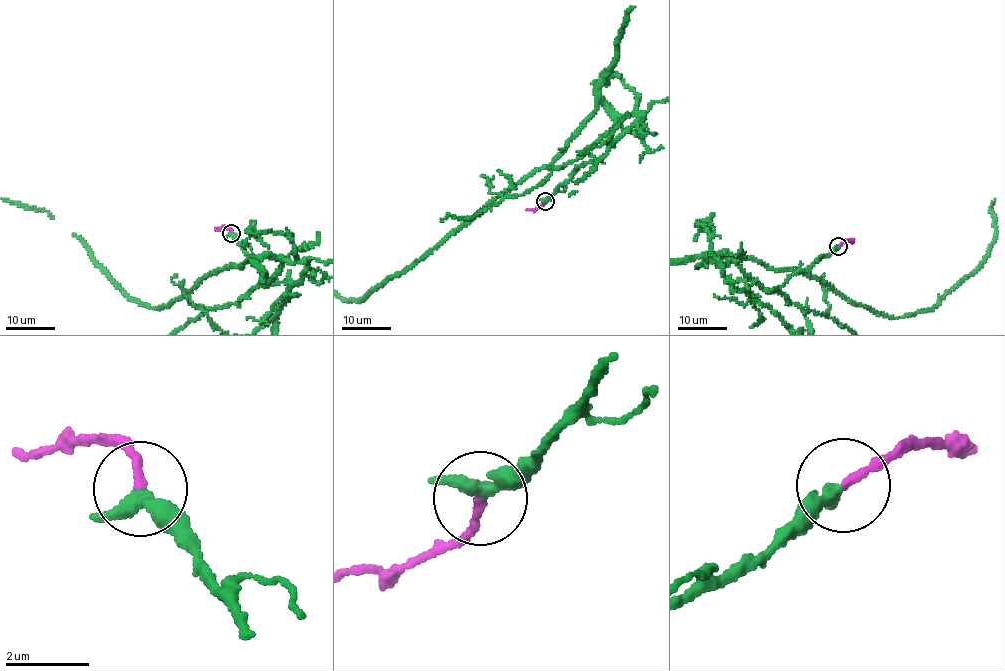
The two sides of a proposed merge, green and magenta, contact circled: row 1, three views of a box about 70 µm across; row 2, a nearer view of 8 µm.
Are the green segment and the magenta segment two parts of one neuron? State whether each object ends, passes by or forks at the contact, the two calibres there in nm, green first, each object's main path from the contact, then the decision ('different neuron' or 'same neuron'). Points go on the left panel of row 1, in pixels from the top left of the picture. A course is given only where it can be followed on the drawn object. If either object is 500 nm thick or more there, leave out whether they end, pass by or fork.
green passes by; magenta ends there; 320 nm thick on the green side, 200 nm on the other; green runs (231, 233), (277, 281), (268, 283), (282, 261), (255, 256), (155, 308), (25, 205); magenta runs (231, 233), (228, 228), (216, 229); same neuron

